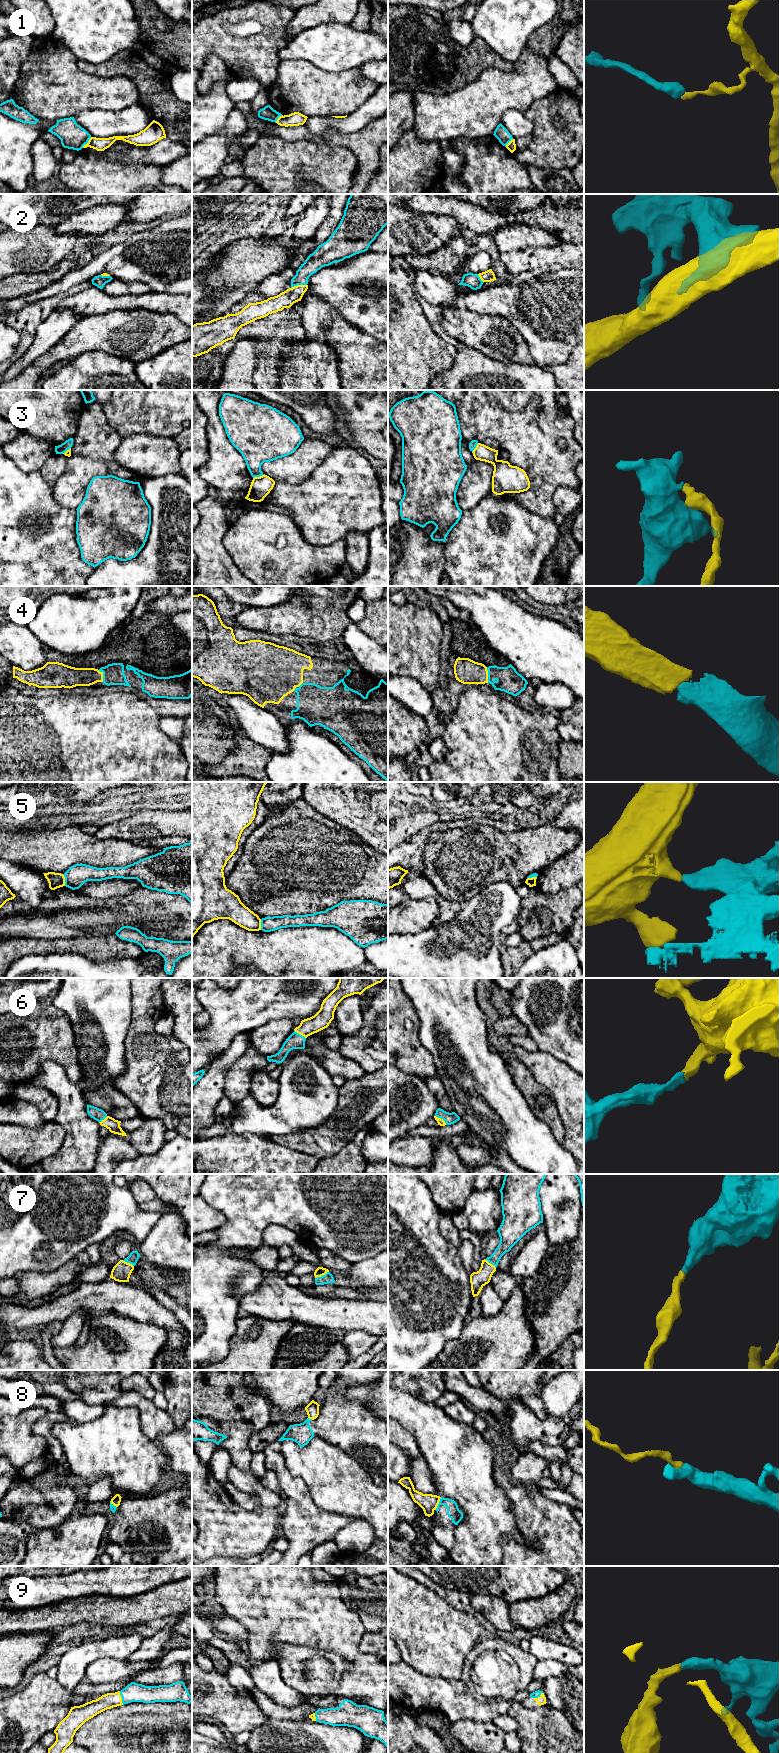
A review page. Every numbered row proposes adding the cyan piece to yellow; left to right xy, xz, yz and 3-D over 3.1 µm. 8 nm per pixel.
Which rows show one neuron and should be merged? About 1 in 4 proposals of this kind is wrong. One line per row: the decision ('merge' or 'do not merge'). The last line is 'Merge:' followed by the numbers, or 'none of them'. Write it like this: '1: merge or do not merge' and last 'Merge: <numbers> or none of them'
1: do not merge
2: merge
3: do not merge
4: merge
5: do not merge
6: merge
7: merge
8: do not merge
9: merge
Merge: 2, 4, 6, 7, 9

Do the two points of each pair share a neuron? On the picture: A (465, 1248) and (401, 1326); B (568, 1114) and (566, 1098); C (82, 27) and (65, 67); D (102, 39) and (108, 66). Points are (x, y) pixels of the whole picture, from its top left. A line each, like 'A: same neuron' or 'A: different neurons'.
A: different neurons
B: same neuron
C: different neurons
D: different neurons

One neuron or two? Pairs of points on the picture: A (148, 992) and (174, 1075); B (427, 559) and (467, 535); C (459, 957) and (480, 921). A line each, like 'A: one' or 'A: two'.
A: one
B: two
C: one

